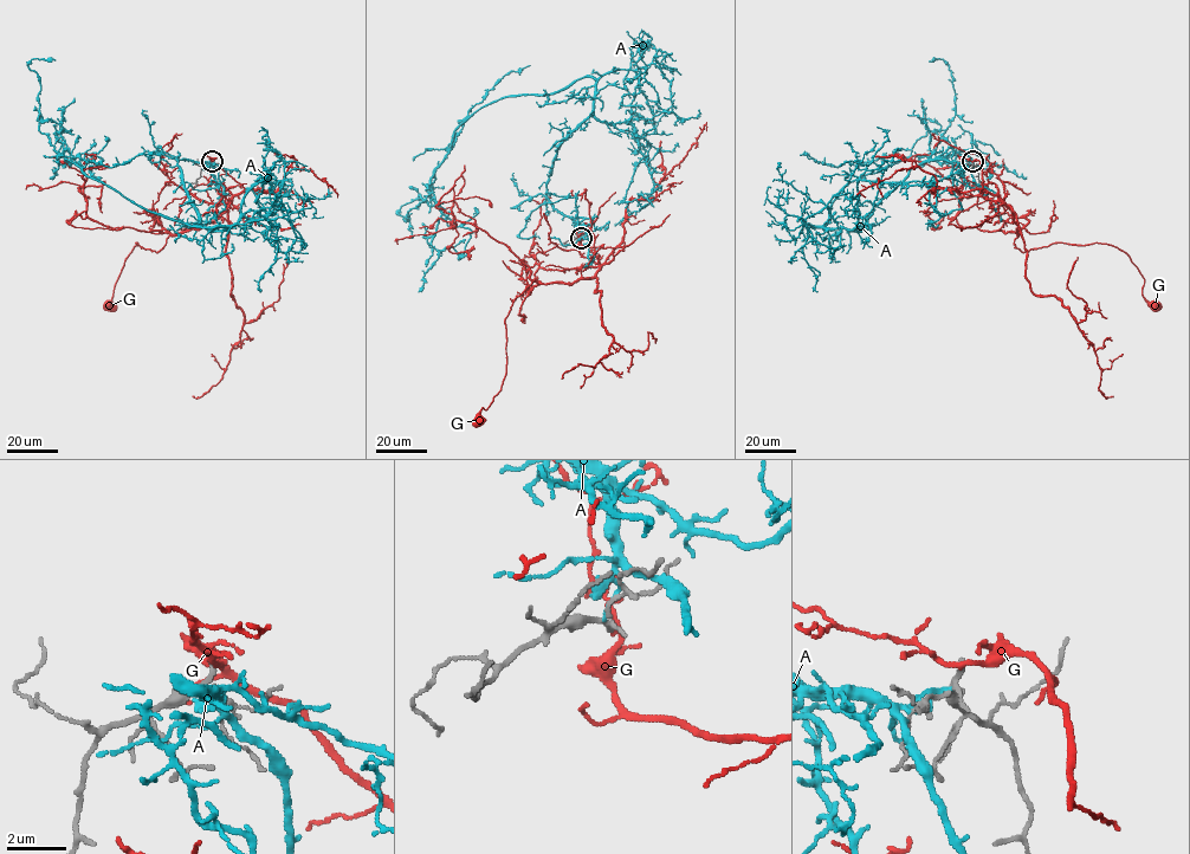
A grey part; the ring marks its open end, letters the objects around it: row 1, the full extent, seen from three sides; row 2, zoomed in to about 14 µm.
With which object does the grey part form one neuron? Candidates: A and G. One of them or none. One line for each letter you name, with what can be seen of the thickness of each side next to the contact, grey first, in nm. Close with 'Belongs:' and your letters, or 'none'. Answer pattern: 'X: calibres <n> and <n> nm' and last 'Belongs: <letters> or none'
Belongs: none

